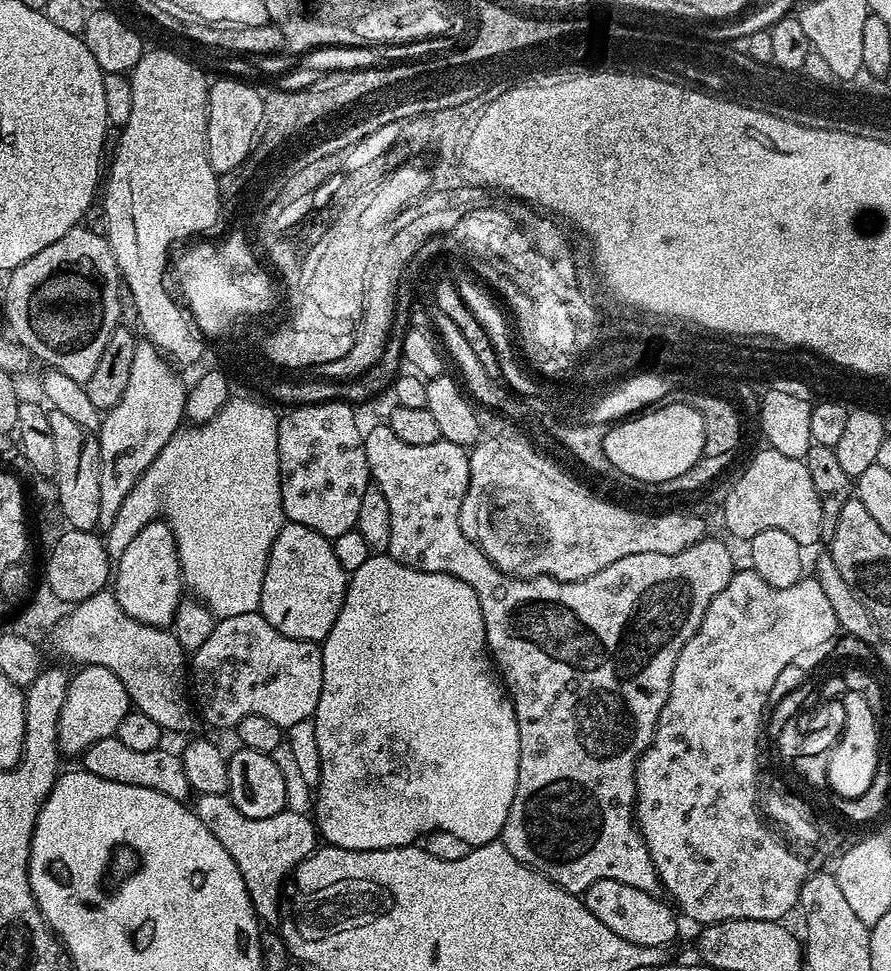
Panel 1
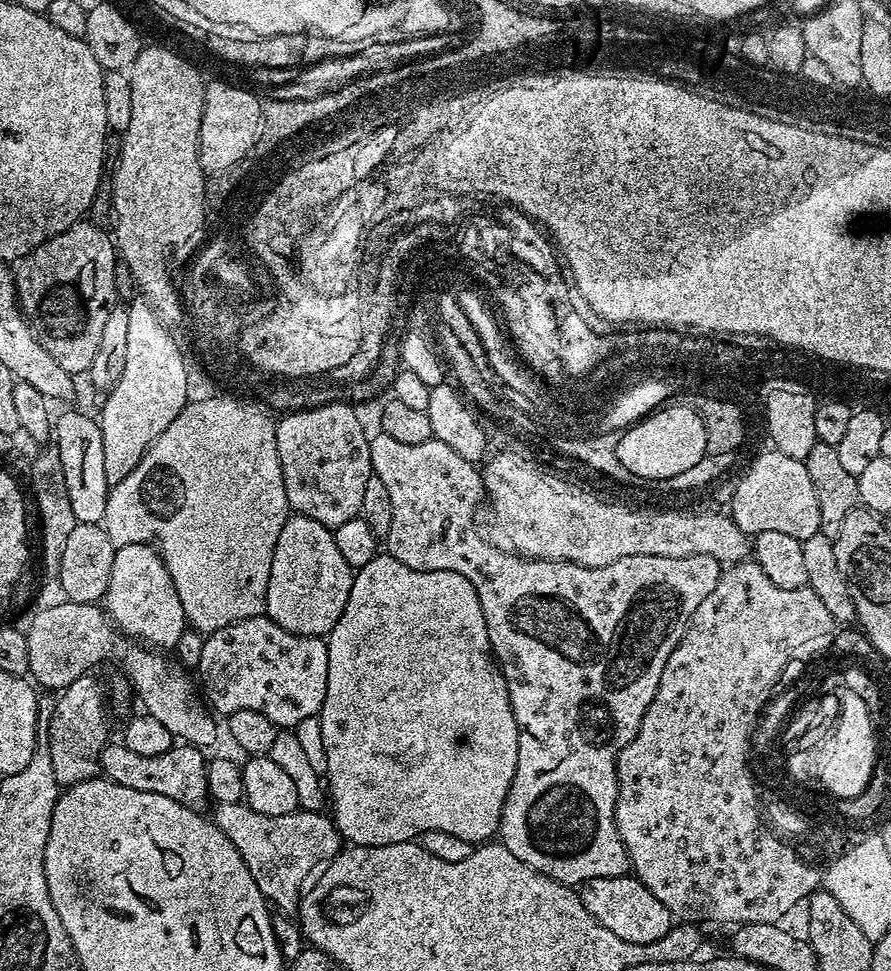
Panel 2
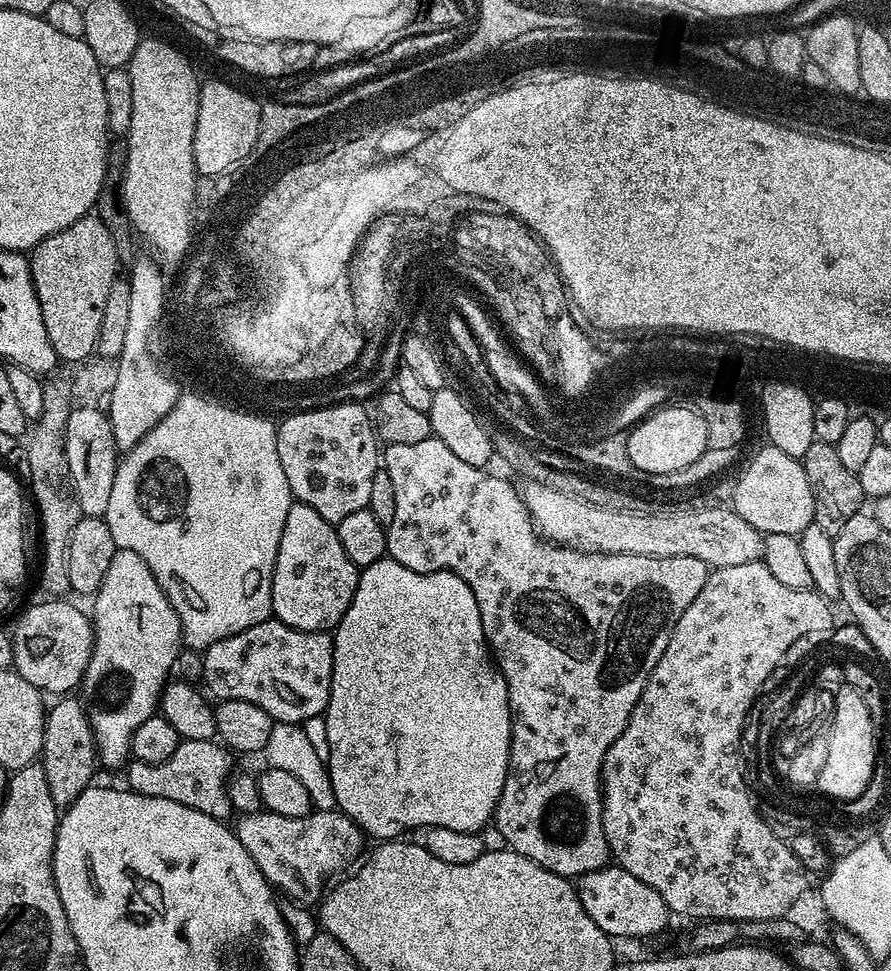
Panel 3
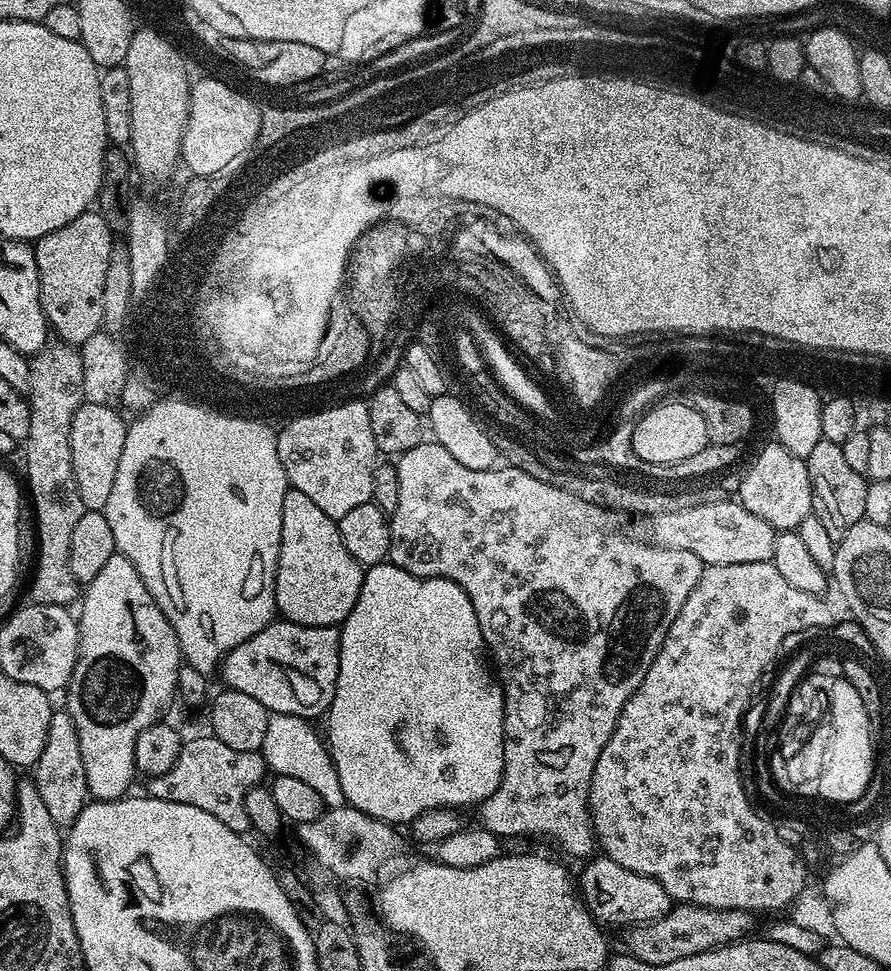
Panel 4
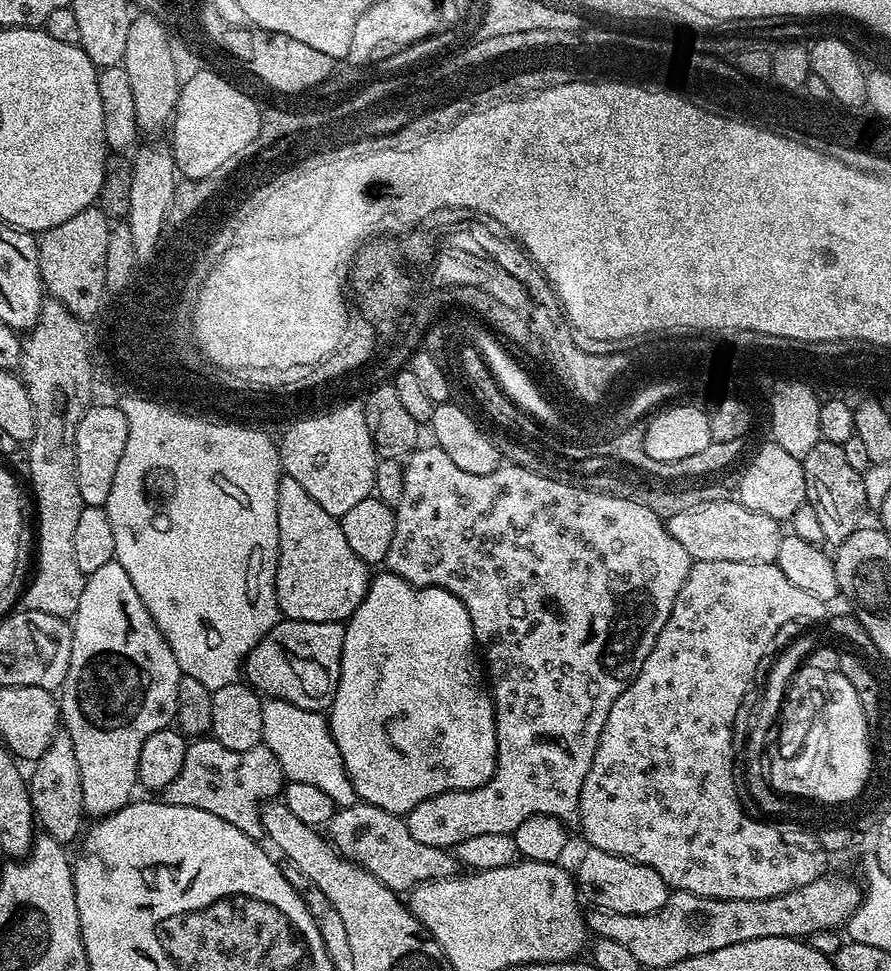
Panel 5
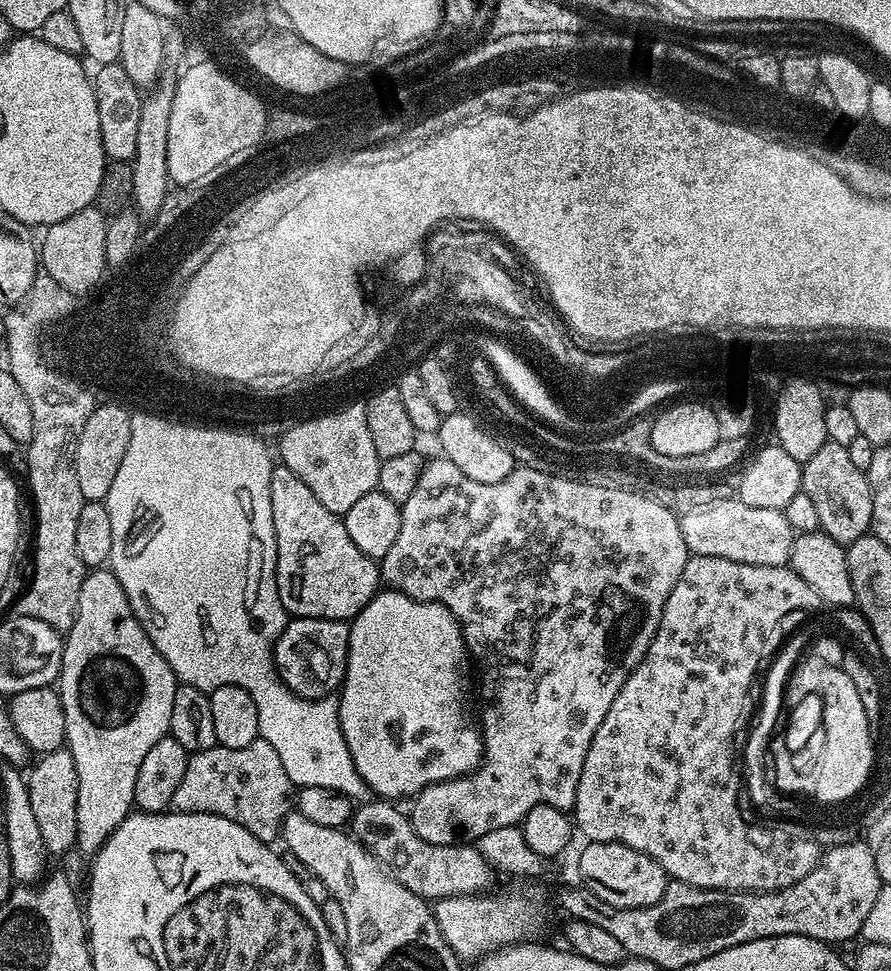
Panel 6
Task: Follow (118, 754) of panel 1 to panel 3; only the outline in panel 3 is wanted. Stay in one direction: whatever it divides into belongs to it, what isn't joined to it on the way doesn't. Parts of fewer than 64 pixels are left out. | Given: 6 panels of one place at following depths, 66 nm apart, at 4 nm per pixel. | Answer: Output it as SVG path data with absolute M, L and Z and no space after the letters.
M181 739L178 750L174 750L166 762L147 764L133 759L127 765L127 787L150 798L170 798L170 802L182 802L182 806L190 806L190 810L202 810L202 814L210 814L210 818L227 821L228 815L234 812L228 797L228 782L234 772L232 759L233 753L215 739Z

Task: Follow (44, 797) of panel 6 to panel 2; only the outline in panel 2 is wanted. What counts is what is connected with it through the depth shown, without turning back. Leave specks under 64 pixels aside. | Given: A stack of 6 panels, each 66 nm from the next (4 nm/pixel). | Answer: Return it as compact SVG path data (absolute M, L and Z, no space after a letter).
M89 674L74 678L55 697L52 711L47 717L48 735L46 750L50 754L50 763L54 768L54 778L62 786L91 780L100 772L100 751L109 743L108 708L104 705L106 688Z

